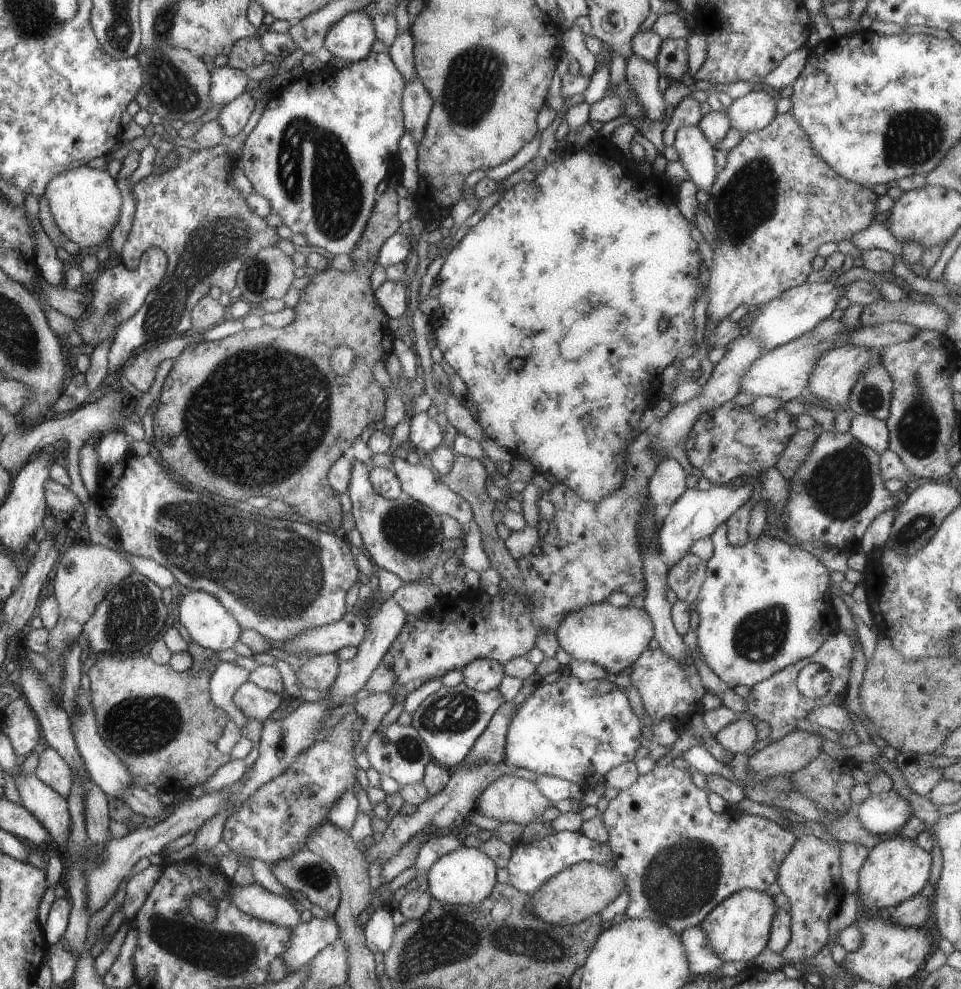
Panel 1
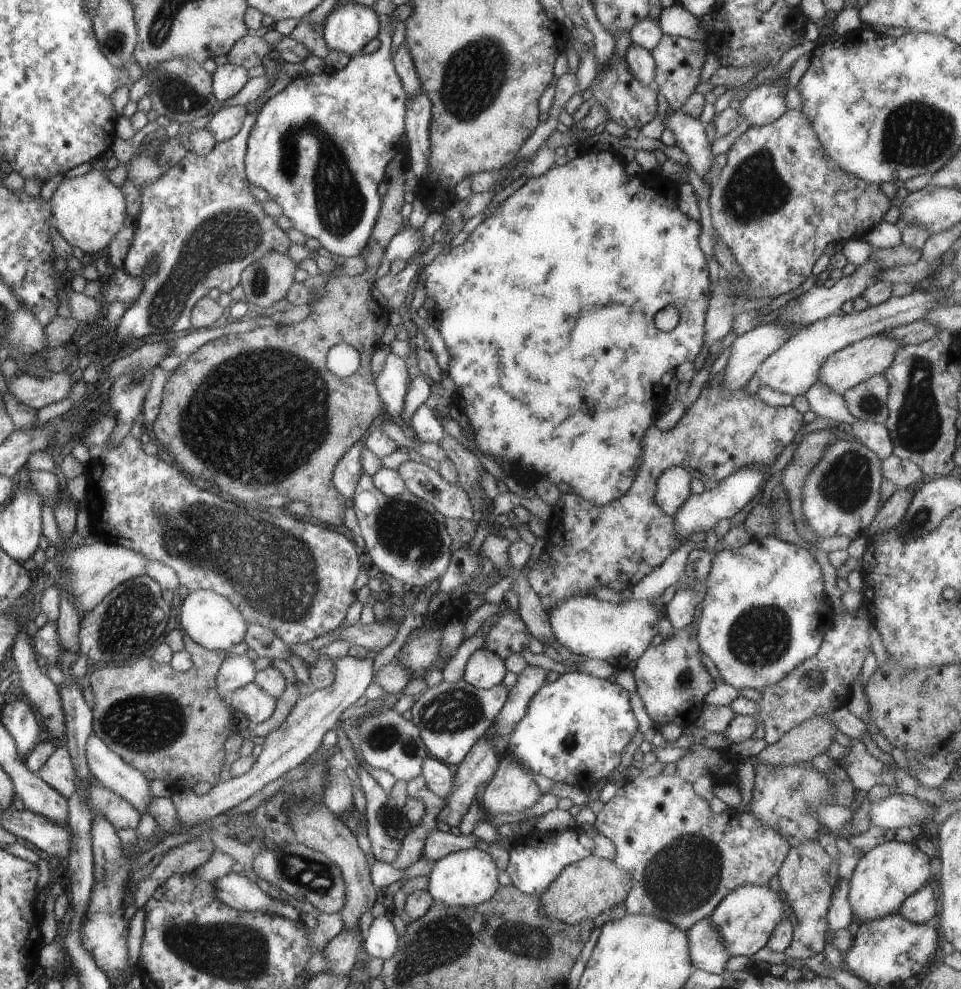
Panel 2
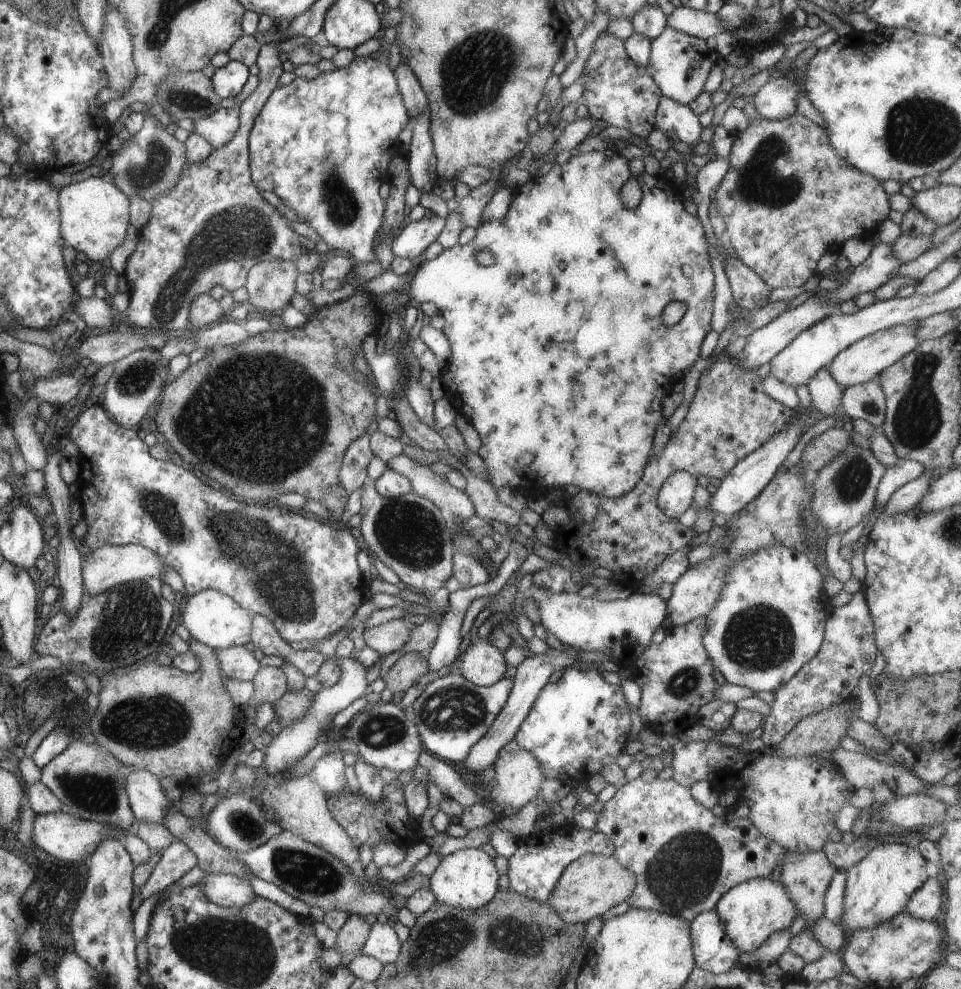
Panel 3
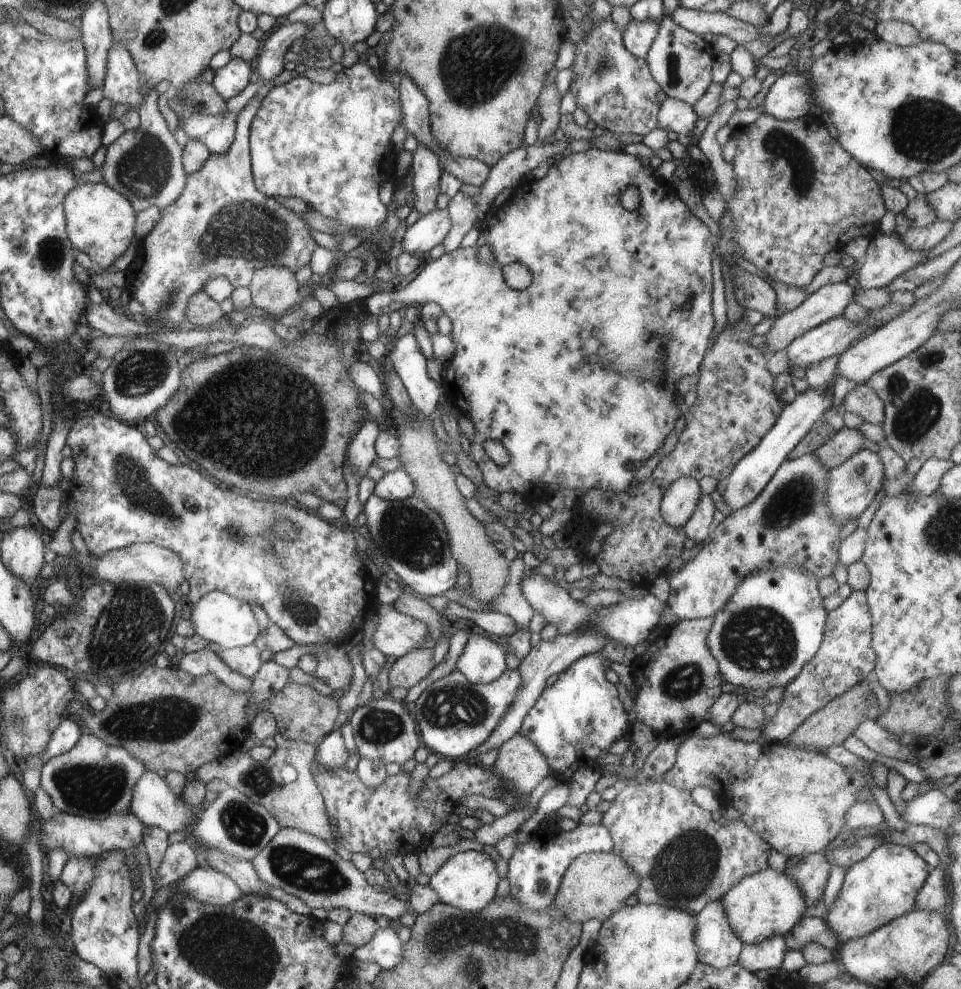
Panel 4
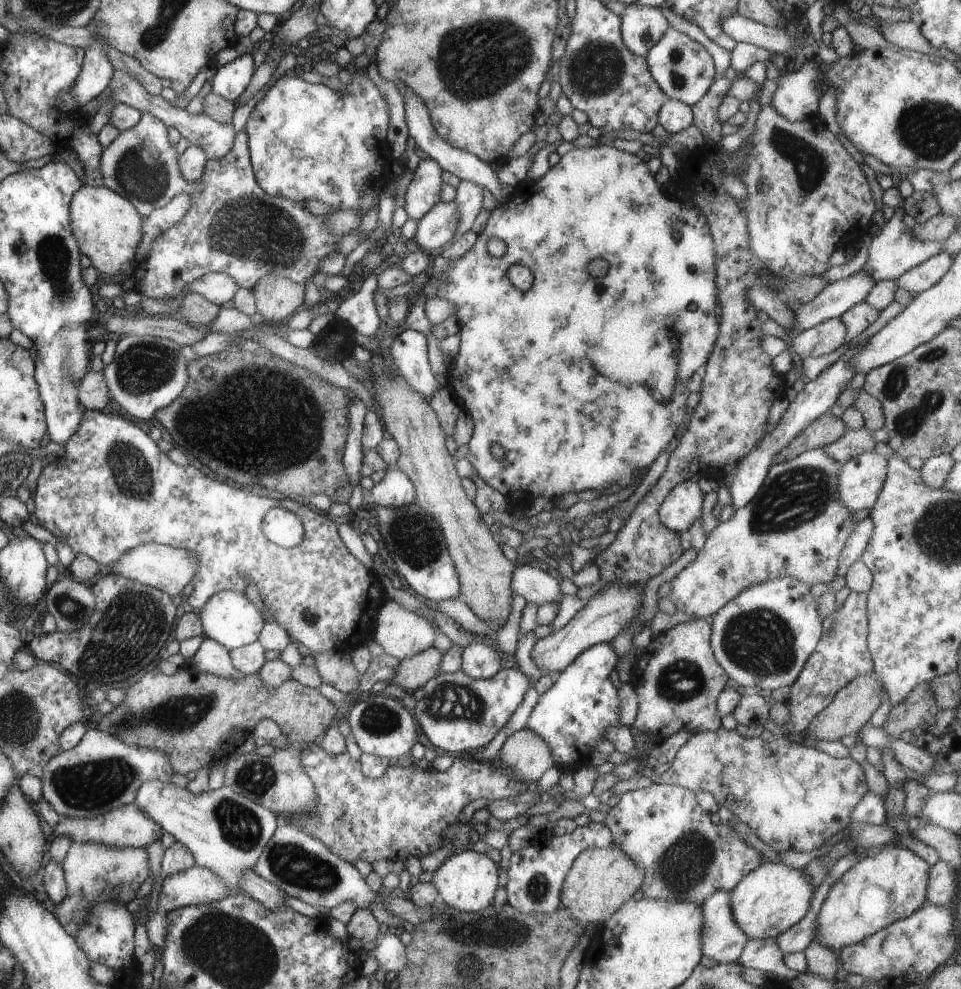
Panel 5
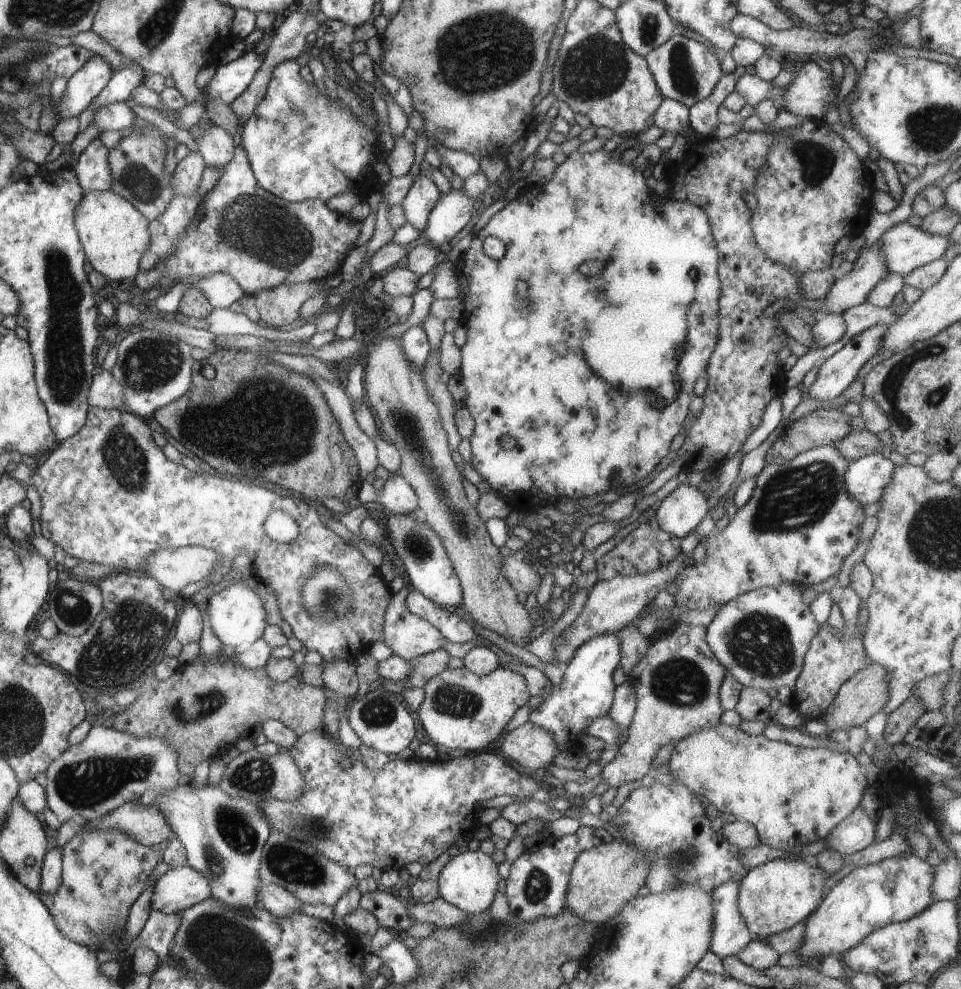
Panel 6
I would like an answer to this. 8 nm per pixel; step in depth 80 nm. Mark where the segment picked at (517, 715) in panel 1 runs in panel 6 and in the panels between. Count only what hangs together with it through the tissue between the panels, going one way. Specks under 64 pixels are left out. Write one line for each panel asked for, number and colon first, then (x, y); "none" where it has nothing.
2: (575, 729)
3: (579, 725)
4: (573, 722)
5: (582, 704)
6: (586, 692)

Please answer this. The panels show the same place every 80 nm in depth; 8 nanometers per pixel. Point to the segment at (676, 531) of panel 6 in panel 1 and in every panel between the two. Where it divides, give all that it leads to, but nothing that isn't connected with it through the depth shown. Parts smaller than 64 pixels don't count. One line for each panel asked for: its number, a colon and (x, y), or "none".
1: (668, 482)
2: (673, 487)
3: (676, 495)
4: (679, 502)
5: (683, 506)

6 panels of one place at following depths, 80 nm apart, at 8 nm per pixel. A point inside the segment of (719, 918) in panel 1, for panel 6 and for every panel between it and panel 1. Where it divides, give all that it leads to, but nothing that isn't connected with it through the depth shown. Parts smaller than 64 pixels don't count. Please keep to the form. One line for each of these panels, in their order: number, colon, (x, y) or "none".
2: (745, 918)
3: (752, 911)
4: (767, 903)
5: (771, 899)
6: (773, 897)

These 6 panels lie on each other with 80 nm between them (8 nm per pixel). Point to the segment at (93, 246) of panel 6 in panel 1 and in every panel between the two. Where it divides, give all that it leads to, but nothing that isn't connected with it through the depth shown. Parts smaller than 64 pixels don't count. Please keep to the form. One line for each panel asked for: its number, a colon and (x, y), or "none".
1: (85, 203)
2: (88, 210)
3: (94, 213)
4: (100, 221)
5: (109, 229)

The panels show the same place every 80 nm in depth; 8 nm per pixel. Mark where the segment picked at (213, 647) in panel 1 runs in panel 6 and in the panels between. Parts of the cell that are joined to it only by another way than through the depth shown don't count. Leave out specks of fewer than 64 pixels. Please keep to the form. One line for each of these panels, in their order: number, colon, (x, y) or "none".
2: (210, 620)
3: (215, 620)
4: (225, 621)
5: (232, 619)
6: (236, 613)

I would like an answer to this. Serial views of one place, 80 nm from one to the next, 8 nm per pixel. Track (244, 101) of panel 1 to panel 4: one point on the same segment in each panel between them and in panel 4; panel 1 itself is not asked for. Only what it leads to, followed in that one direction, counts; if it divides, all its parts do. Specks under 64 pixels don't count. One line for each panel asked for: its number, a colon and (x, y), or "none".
2: (225, 124)
3: (219, 128)
4: (216, 132)

